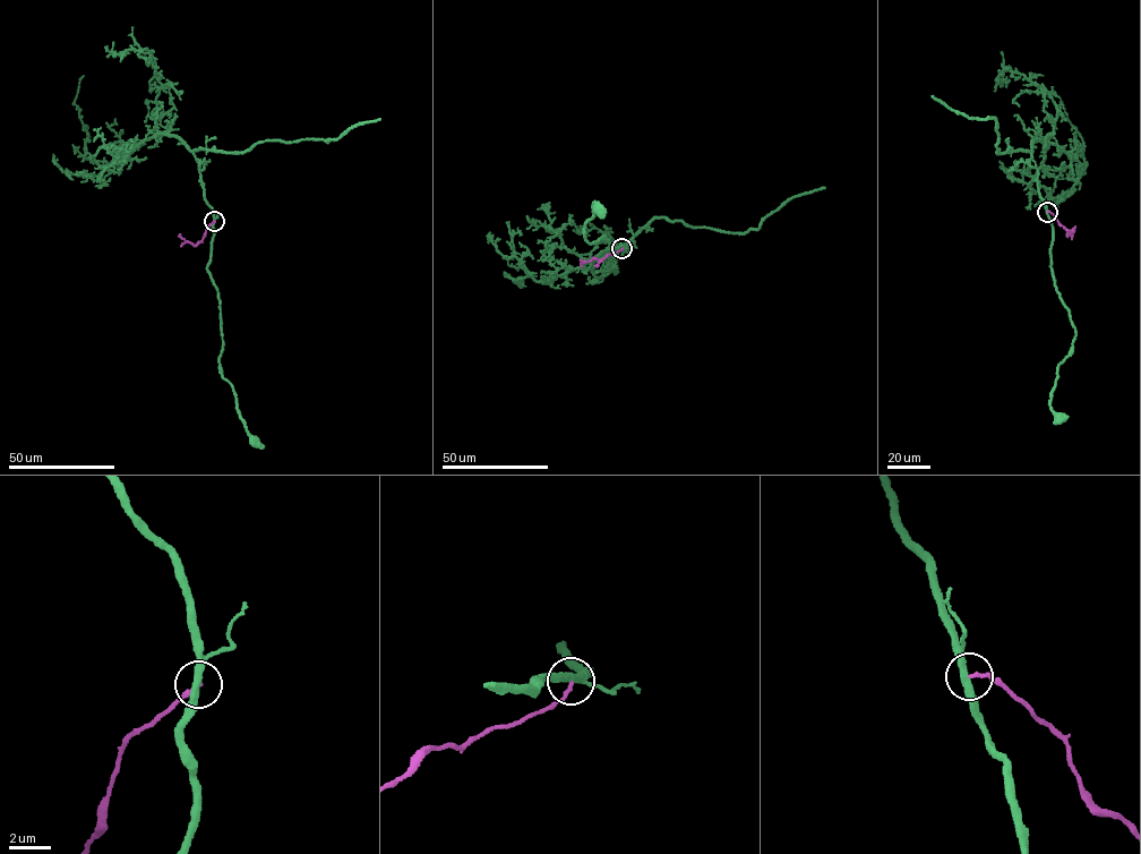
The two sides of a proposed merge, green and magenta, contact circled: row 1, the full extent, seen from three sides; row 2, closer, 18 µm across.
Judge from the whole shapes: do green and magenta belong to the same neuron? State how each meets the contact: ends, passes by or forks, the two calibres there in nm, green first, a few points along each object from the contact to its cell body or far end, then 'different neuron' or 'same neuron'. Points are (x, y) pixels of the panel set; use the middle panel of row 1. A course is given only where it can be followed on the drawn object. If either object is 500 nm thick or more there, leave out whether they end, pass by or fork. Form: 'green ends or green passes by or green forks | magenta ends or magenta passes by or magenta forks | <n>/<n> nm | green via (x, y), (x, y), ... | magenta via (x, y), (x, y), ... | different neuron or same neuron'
green passes by | magenta ends | 360/160 nm | green via (623, 247), (616, 248), (603, 236), (591, 244), (583, 237), (594, 202), (599, 208) | magenta via (623, 247), (600, 261), (583, 261), (582, 266) | different neuron

